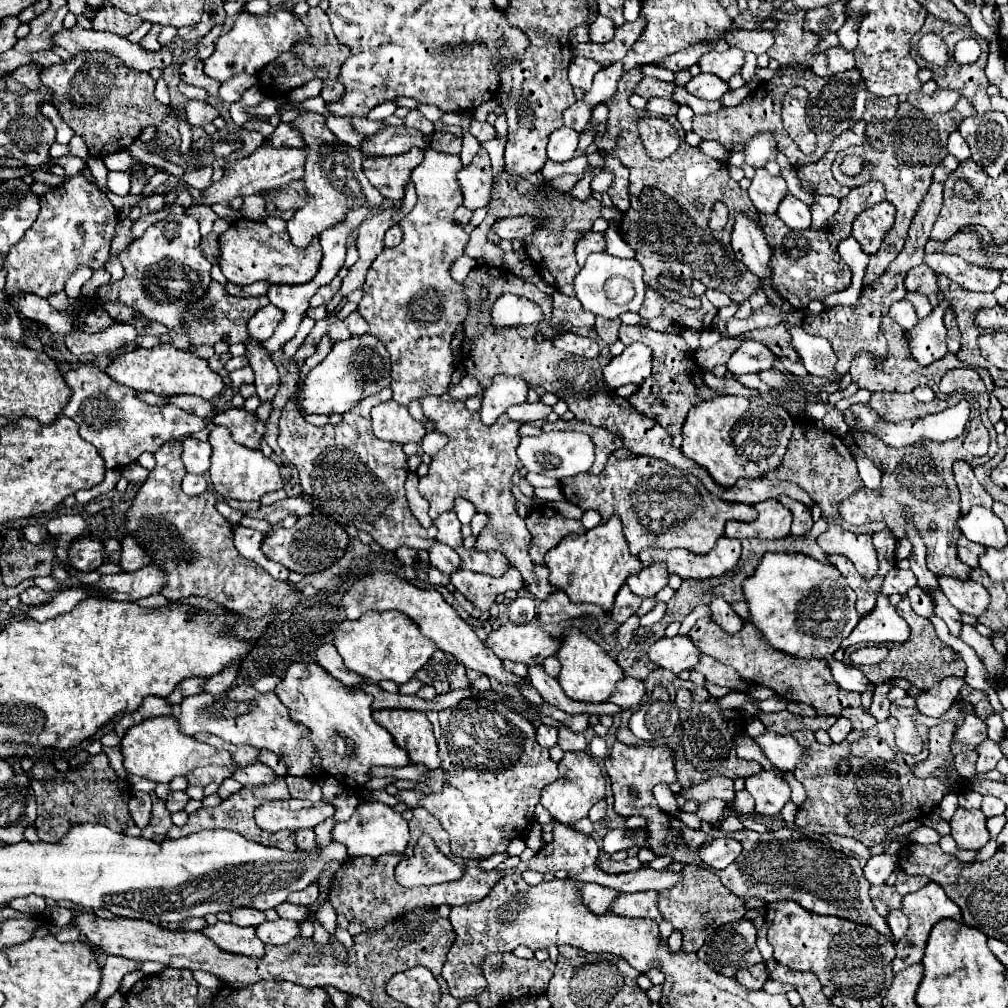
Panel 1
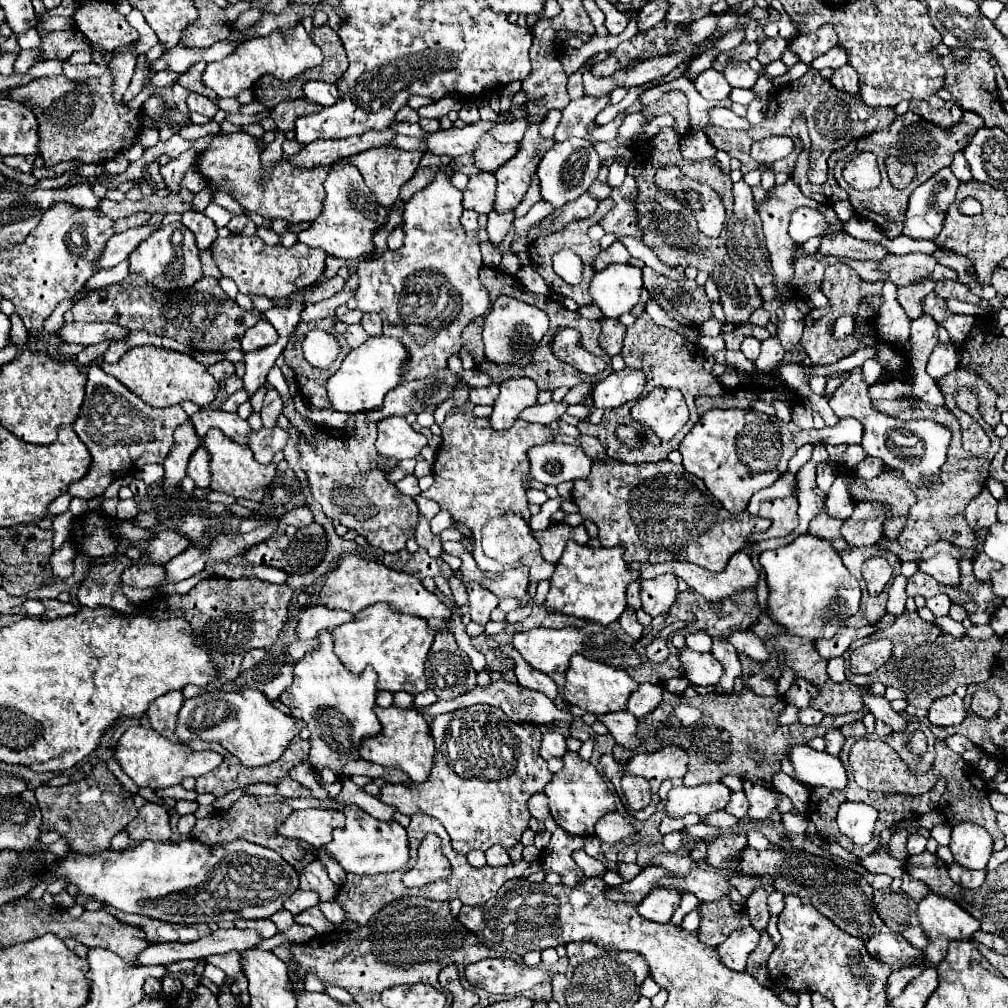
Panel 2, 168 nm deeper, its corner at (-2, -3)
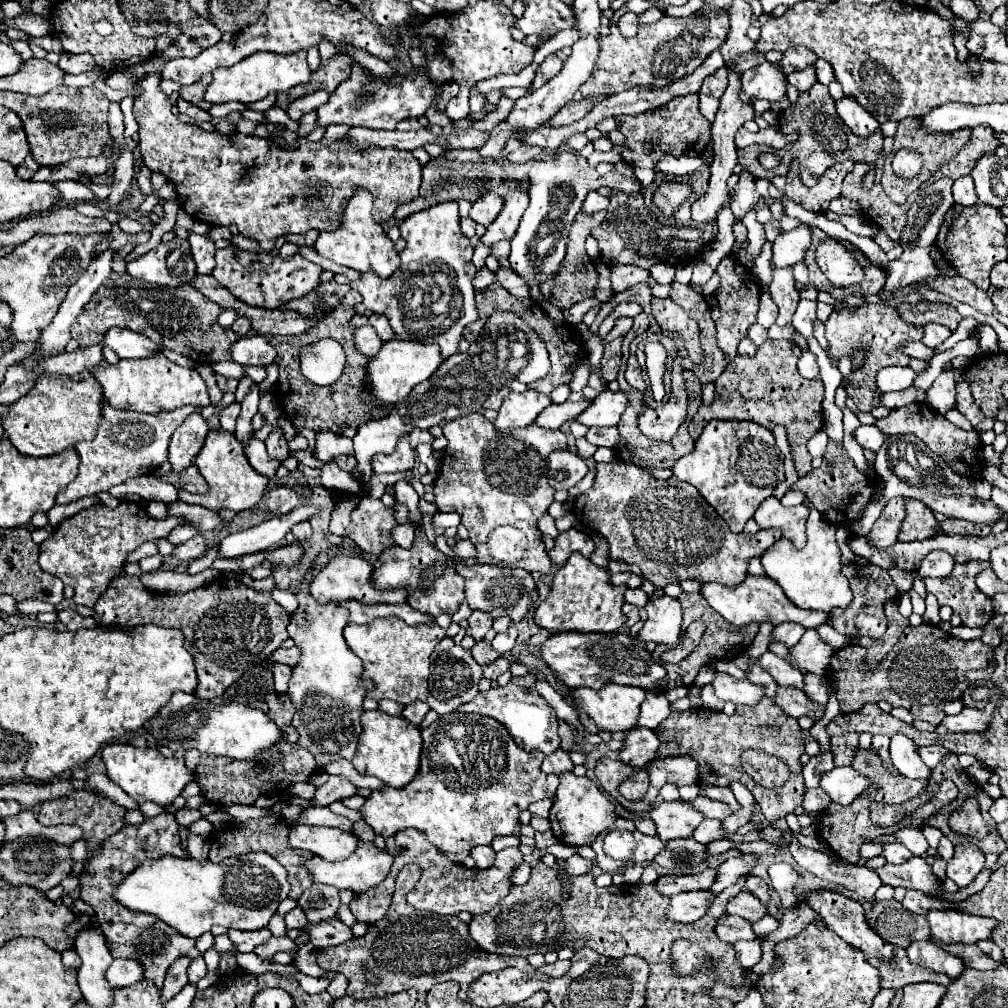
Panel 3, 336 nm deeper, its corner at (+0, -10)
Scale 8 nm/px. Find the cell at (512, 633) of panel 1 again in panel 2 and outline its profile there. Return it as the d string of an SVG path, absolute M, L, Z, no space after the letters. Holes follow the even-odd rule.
M596 622L586 624L584 628L576 628L576 626L568 626L562 630L552 630L552 628L534 628L528 632L520 632L514 634L512 638L512 646L522 654L522 658L540 672L566 672L570 658L574 654L582 654L590 660L614 666L614 668L636 668L642 664L640 654L634 650L636 640L632 636L628 636L622 626L618 622L610 624L610 626L598 626Z

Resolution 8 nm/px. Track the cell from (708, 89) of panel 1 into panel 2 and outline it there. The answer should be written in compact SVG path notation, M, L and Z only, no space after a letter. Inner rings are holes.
M708 68L704 70L696 80L694 80L694 86L696 90L706 98L706 100L724 100L732 86L726 82L724 74L714 70L714 68Z

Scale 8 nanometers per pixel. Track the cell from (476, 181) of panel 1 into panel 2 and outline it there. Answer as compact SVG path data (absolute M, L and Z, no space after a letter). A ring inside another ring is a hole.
M478 172L470 176L468 188L464 190L464 208L478 214L490 214L496 198L496 178L490 172Z

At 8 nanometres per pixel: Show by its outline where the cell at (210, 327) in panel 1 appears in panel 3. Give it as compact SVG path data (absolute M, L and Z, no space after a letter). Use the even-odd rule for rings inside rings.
M112 273L112 277L104 281L104 285L100 285L100 289L84 305L82 313L72 325L72 337L94 345L100 343L104 329L126 327L130 331L142 333L144 337L150 337L162 347L190 357L200 365L212 365L218 361L230 361L230 347L236 339L240 339L240 335L230 327L218 325L218 315L222 311L224 309L220 309L220 305L204 297L190 283L180 287L160 287L134 279L128 273Z

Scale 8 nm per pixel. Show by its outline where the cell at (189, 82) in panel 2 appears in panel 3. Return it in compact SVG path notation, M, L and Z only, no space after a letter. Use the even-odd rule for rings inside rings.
M204 75L204 77L202 77L200 81L196 81L194 85L186 85L186 87L182 87L182 89L180 89L182 99L186 99L186 101L198 105L200 109L206 109L206 111L208 111L212 103L208 103L208 101L204 99L204 93L206 93L206 87L208 87L210 81L212 81L212 77L210 77L210 75Z

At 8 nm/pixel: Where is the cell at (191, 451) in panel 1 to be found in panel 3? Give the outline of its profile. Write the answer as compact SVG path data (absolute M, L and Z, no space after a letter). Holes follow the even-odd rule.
M190 465L188 469L184 469L180 473L180 487L188 493L206 493L208 485L204 481L204 477L200 475L200 471L196 469L196 465Z

